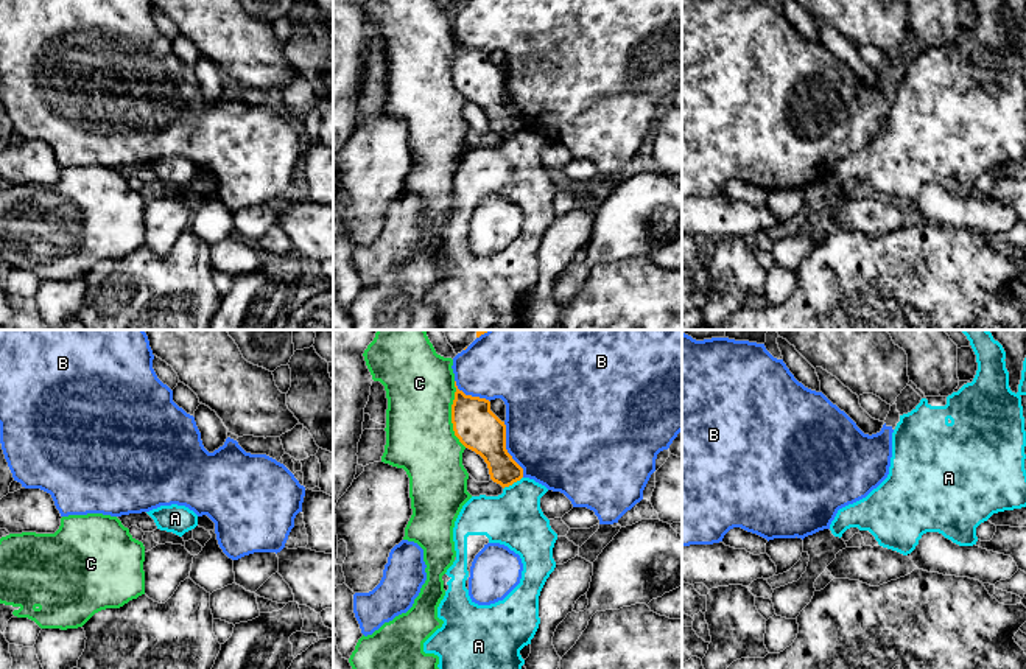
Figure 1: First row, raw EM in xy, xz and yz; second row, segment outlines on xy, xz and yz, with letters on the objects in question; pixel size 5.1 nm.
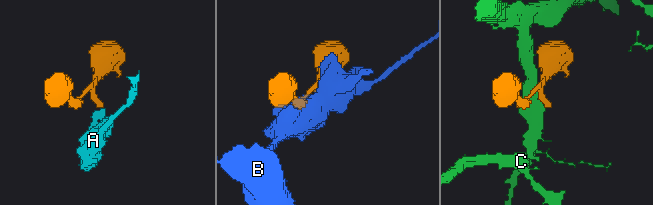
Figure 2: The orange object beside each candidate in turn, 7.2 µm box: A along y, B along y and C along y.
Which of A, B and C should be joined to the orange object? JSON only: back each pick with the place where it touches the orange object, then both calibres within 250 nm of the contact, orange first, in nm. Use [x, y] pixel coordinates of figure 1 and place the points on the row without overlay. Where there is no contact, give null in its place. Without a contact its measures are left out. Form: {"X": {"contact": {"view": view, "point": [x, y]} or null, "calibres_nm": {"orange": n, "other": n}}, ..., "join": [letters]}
{"join": []}

